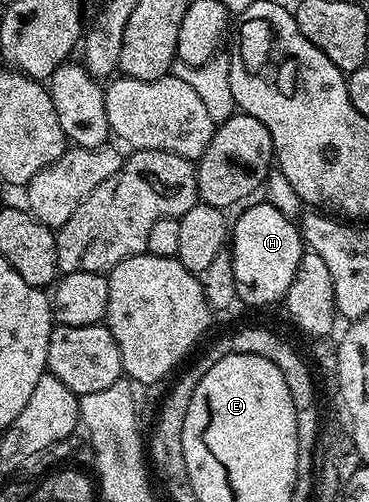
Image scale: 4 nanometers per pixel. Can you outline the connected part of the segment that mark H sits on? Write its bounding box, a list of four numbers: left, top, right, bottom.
[230,202,306,305]

